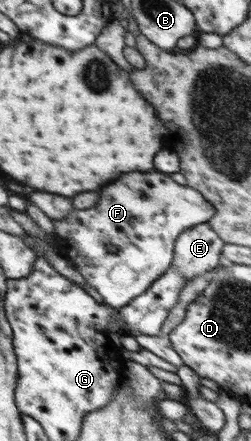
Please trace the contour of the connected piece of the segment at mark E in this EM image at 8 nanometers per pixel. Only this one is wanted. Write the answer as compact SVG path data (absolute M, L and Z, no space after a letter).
M210 225L193 226L177 237L171 267L187 280L213 270L222 260L225 243Z

